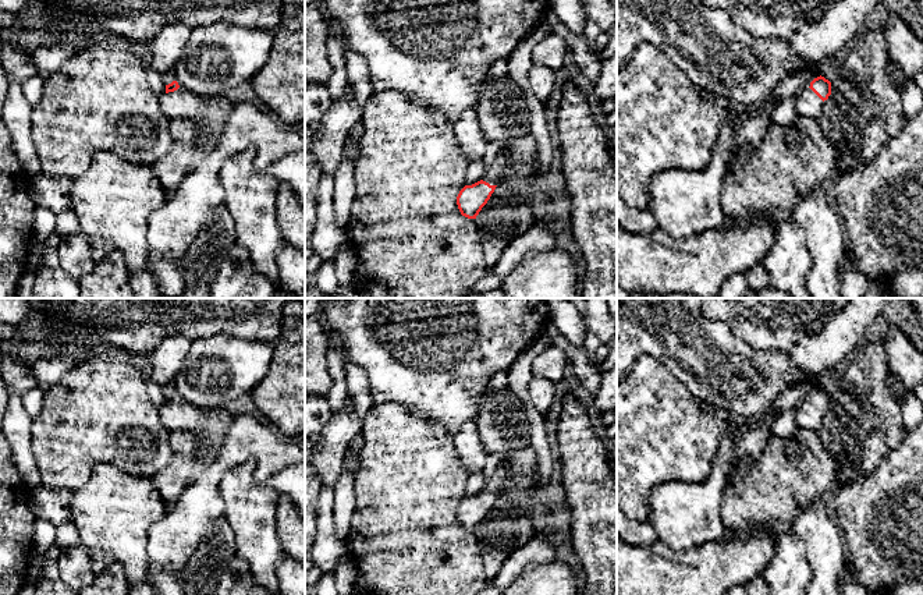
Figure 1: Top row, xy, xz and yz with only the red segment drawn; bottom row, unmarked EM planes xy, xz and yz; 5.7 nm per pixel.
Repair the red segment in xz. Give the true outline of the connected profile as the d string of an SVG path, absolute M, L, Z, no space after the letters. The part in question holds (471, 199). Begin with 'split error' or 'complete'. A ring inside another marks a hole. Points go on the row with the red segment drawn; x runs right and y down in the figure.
split error | M501 149L493 164L484 171L482 180L472 185L465 185L459 191L457 205L462 216L476 219L505 176L508 167L507 155L508 152Z

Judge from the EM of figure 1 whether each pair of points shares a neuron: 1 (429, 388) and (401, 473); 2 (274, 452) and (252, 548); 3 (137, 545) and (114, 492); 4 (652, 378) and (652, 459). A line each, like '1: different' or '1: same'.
1: different
2: different
3: same
4: same

